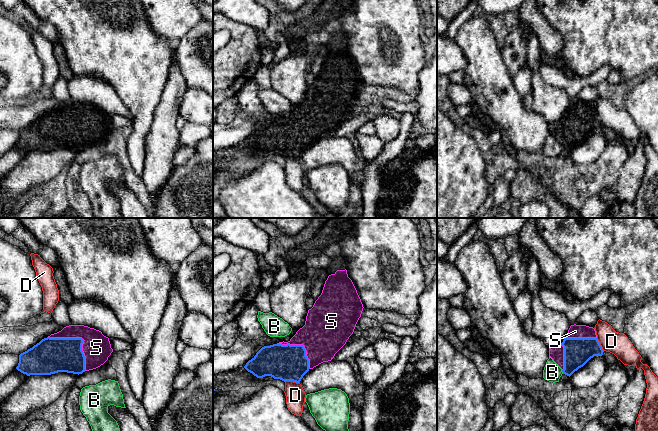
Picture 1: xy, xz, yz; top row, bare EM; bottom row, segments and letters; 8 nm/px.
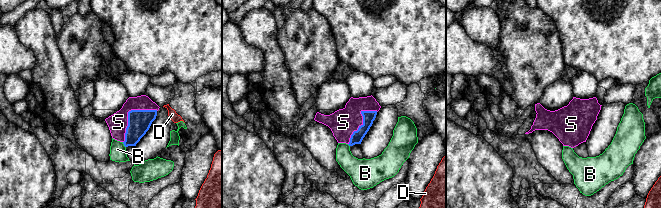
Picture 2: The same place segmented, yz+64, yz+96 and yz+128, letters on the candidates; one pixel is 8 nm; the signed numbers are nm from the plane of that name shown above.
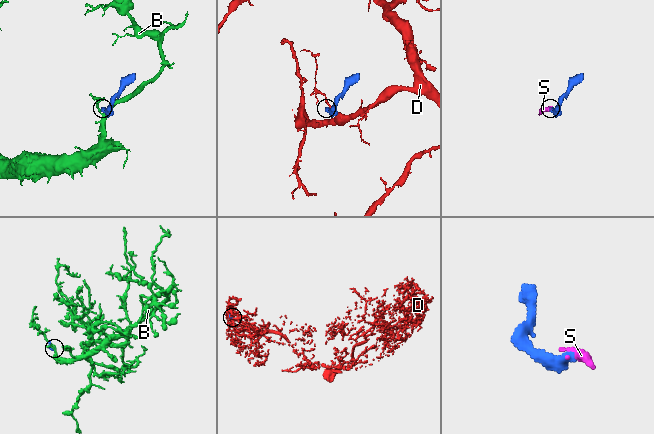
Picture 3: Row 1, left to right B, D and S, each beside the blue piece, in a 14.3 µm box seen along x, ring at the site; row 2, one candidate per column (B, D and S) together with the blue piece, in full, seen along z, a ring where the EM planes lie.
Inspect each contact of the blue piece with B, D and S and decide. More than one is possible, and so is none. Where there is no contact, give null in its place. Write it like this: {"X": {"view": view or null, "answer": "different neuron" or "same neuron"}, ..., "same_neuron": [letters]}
{"B": {"view": "yz", "answer": "different neuron"}, "D": {"view": "xz", "answer": "different neuron"}, "S": {"view": "xy", "answer": "same neuron"}, "same_neuron": ["S"]}

